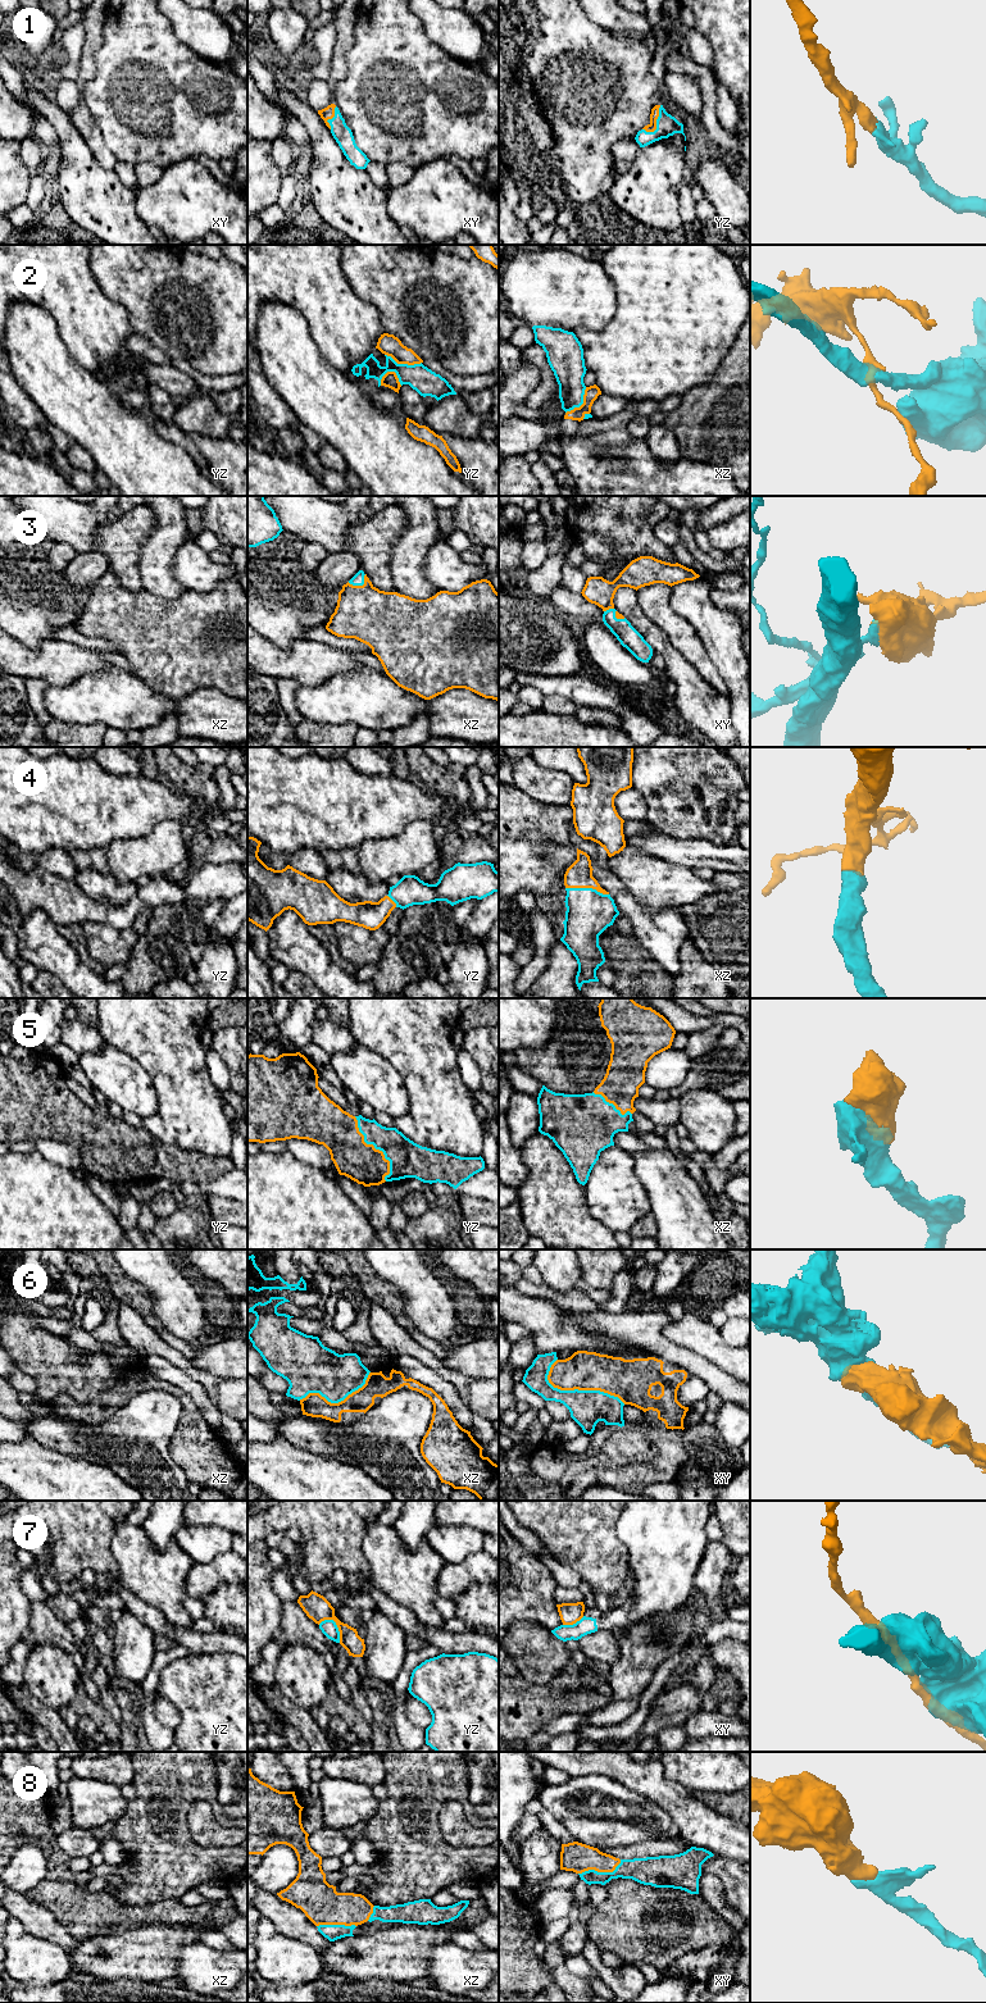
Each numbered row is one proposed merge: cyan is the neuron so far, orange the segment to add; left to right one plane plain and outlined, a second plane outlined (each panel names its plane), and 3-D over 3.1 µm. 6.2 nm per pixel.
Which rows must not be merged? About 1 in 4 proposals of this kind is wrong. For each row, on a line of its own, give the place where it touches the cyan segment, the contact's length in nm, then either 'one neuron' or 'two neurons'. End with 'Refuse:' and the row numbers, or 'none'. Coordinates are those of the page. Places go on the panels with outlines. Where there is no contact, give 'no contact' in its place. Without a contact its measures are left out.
1: contact yz (657, 122); length 200 nm; one neuron
2: contact yz (403, 364); length 240 nm; two neurons
3: contact xz (359, 585); length 130 nm; one neuron
4: contact xz (587, 888); length 280 nm; one neuron
5: contact yz (376, 1148); length 460 nm; one neuron
6: contact xy (580, 1391); length 550 nm; two neurons
7: contact yz (336, 1626); length 180 nm; two neurons
8: contact xy (600, 1872); length 280 nm; one neuron
Refuse: 2, 6, 7

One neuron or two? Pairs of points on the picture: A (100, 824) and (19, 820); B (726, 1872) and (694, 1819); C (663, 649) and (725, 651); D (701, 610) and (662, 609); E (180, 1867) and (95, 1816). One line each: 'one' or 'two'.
A: one
B: two
C: two
D: two
E: two

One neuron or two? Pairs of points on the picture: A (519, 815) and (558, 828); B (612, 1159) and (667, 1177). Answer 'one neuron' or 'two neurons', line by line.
A: one neuron
B: two neurons

